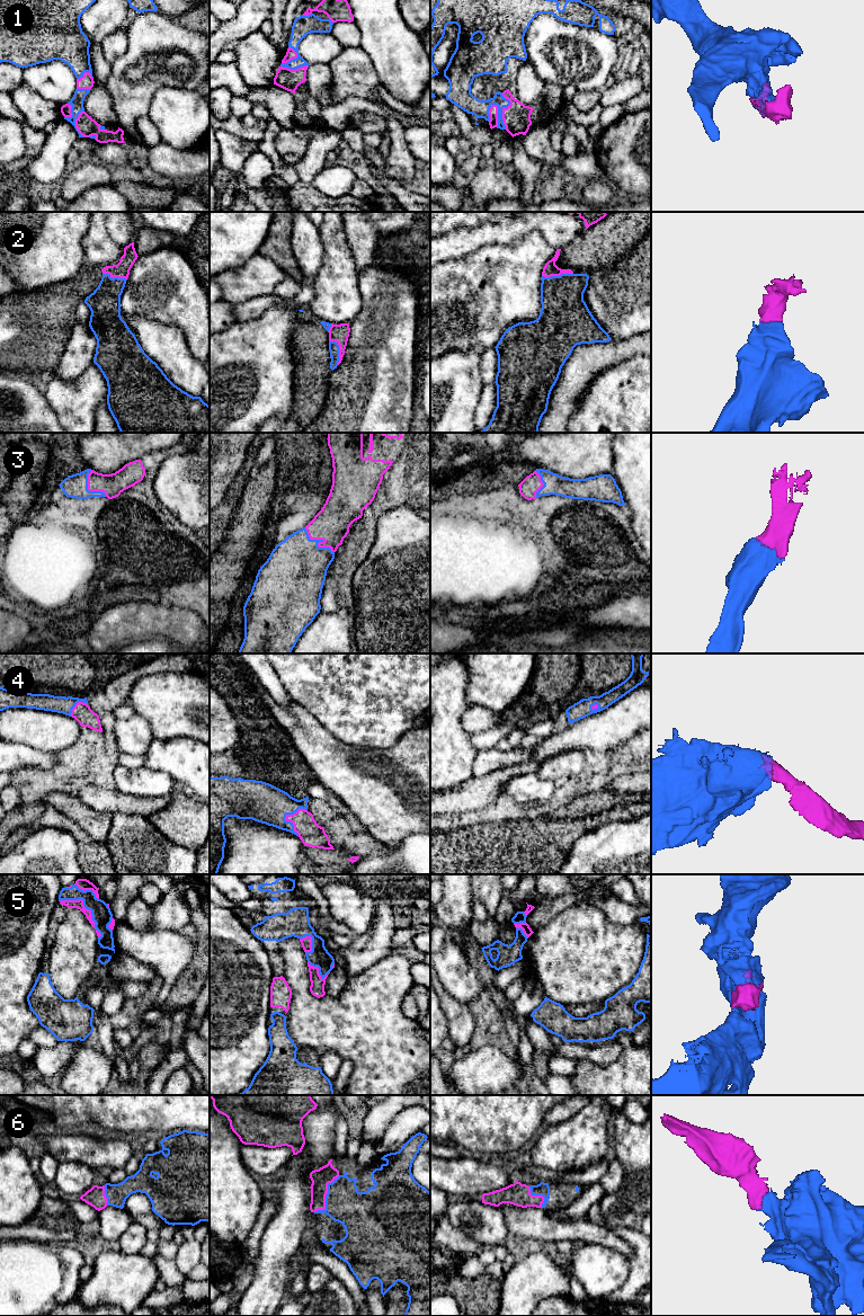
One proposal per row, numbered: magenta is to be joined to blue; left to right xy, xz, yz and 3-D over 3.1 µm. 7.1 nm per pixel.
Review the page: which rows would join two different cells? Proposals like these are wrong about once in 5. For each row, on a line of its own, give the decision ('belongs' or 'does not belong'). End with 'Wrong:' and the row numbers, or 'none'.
1: belongs
2: belongs
3: belongs
4: belongs
5: belongs
6: belongs
Wrong: none

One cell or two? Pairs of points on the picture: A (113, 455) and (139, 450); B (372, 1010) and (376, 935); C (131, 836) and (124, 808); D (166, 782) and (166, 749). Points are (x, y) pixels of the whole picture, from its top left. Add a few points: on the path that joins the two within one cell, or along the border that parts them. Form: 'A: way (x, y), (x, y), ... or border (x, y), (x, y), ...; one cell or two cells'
A: way (119, 451), (132, 450); one cell
B: border (391, 952), (352, 978); two cells
C: border (114, 814), (139, 814), (147, 818); two cells
D: border (143, 765), (165, 771), (174, 781); two cells

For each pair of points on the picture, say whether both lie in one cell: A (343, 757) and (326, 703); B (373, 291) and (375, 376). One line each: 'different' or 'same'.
A: different
B: same

